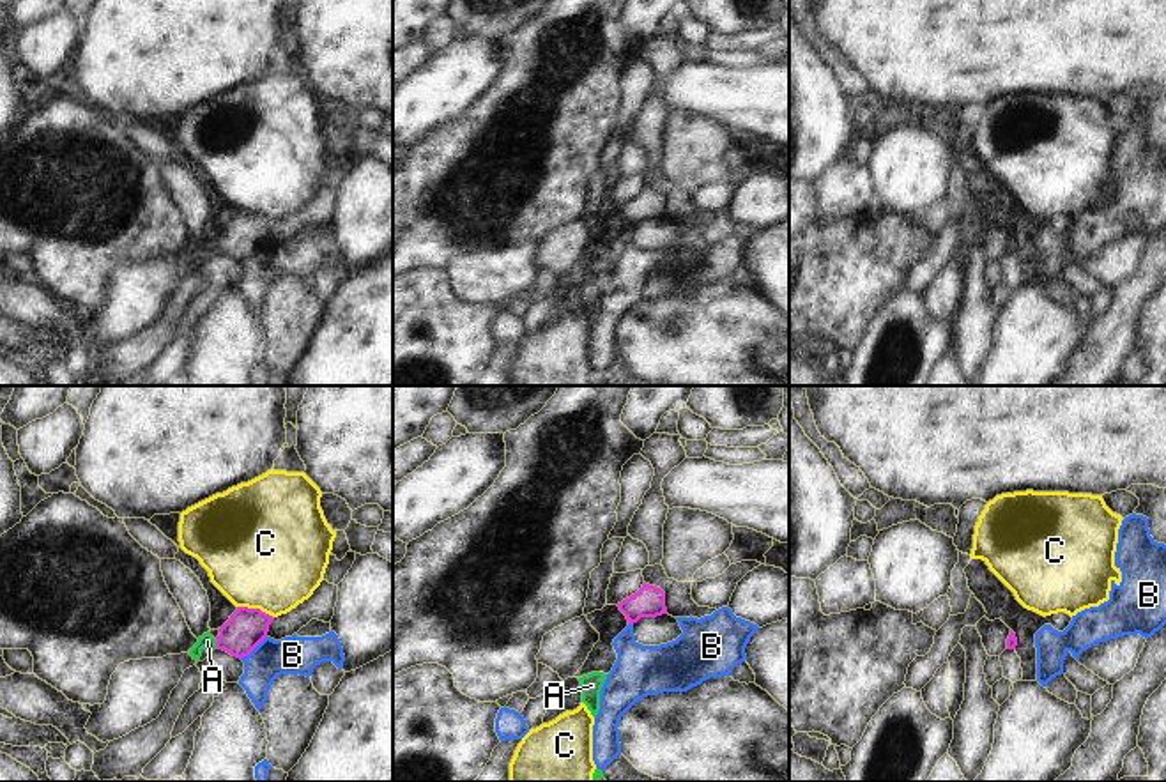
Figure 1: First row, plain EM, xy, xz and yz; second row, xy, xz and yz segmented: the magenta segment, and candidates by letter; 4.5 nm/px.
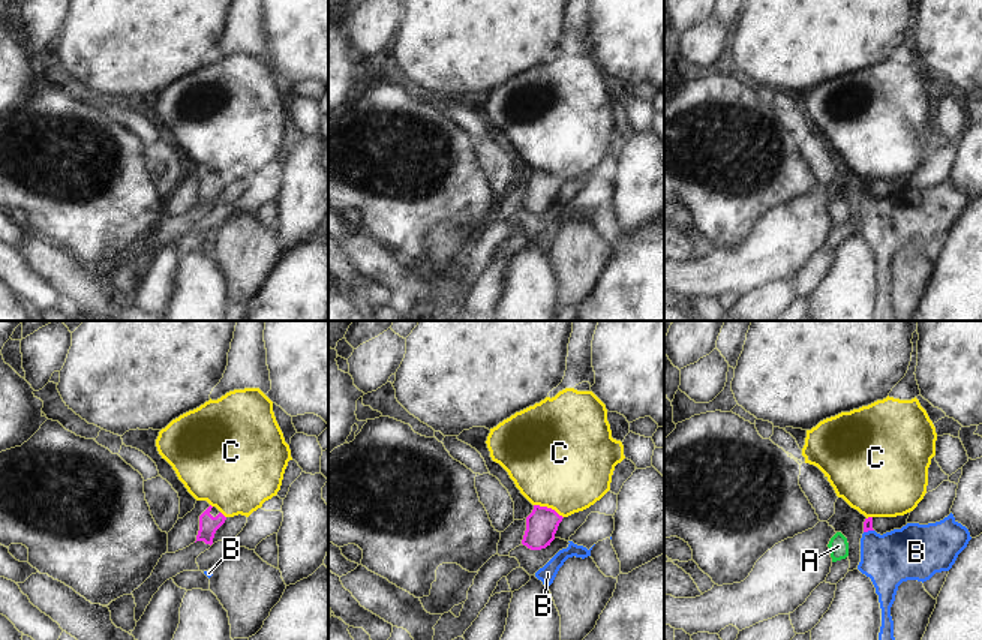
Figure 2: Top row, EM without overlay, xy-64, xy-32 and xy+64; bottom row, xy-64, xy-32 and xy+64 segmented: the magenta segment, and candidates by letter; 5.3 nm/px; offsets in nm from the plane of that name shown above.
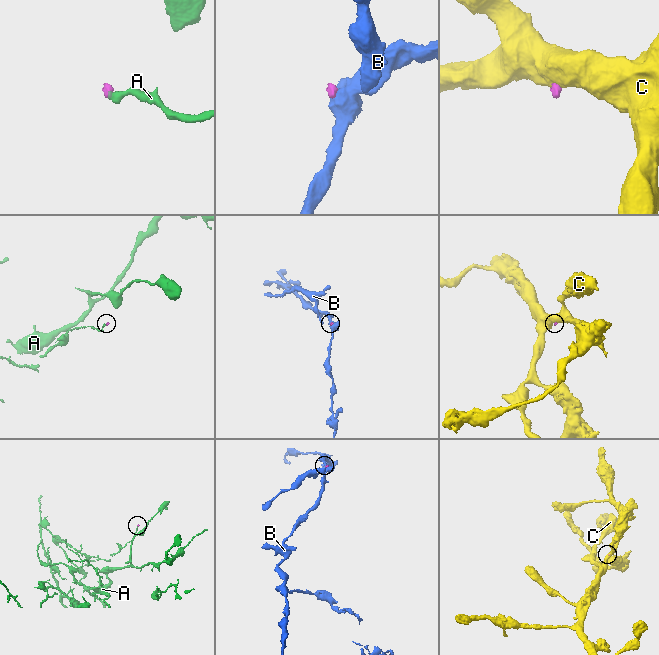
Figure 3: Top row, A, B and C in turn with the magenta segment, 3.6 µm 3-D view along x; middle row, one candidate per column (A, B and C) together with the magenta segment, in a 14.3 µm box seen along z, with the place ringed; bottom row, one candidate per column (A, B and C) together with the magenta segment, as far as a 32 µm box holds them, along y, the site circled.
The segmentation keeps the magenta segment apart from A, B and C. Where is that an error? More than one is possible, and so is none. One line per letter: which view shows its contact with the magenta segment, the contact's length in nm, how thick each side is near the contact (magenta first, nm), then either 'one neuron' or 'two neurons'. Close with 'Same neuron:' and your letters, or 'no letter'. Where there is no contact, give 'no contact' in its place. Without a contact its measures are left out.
A: xy | 50 nm | 180/70 nm | one neuron
B: xy | 160 nm | 180/180 nm | two neurons
C: xy | 180 nm | 180/500 nm | two neurons
Same neuron: A

